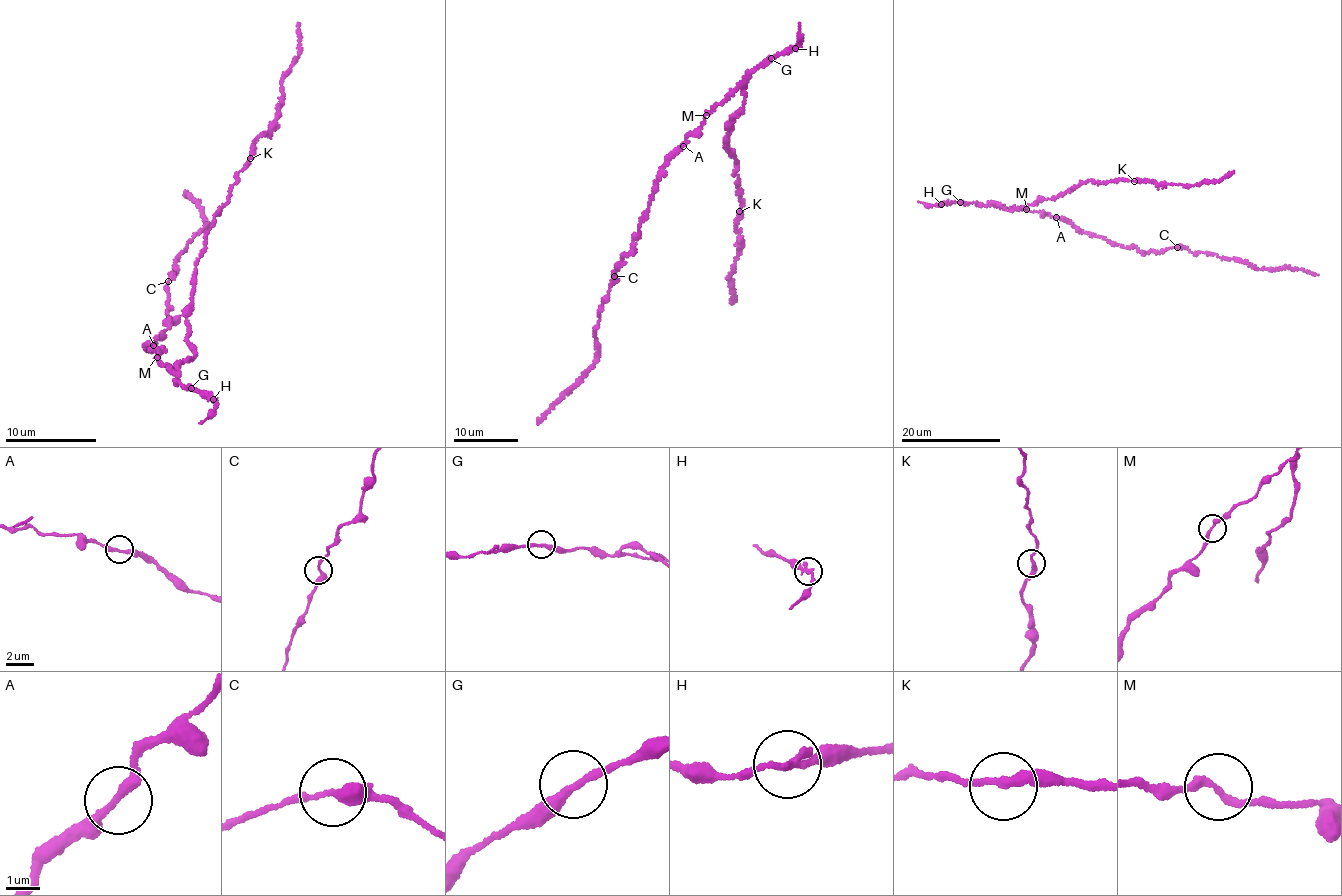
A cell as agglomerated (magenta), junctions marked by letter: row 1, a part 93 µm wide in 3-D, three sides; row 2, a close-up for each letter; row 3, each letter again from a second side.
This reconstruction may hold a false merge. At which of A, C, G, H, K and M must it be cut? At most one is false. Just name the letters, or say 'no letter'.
no letter

